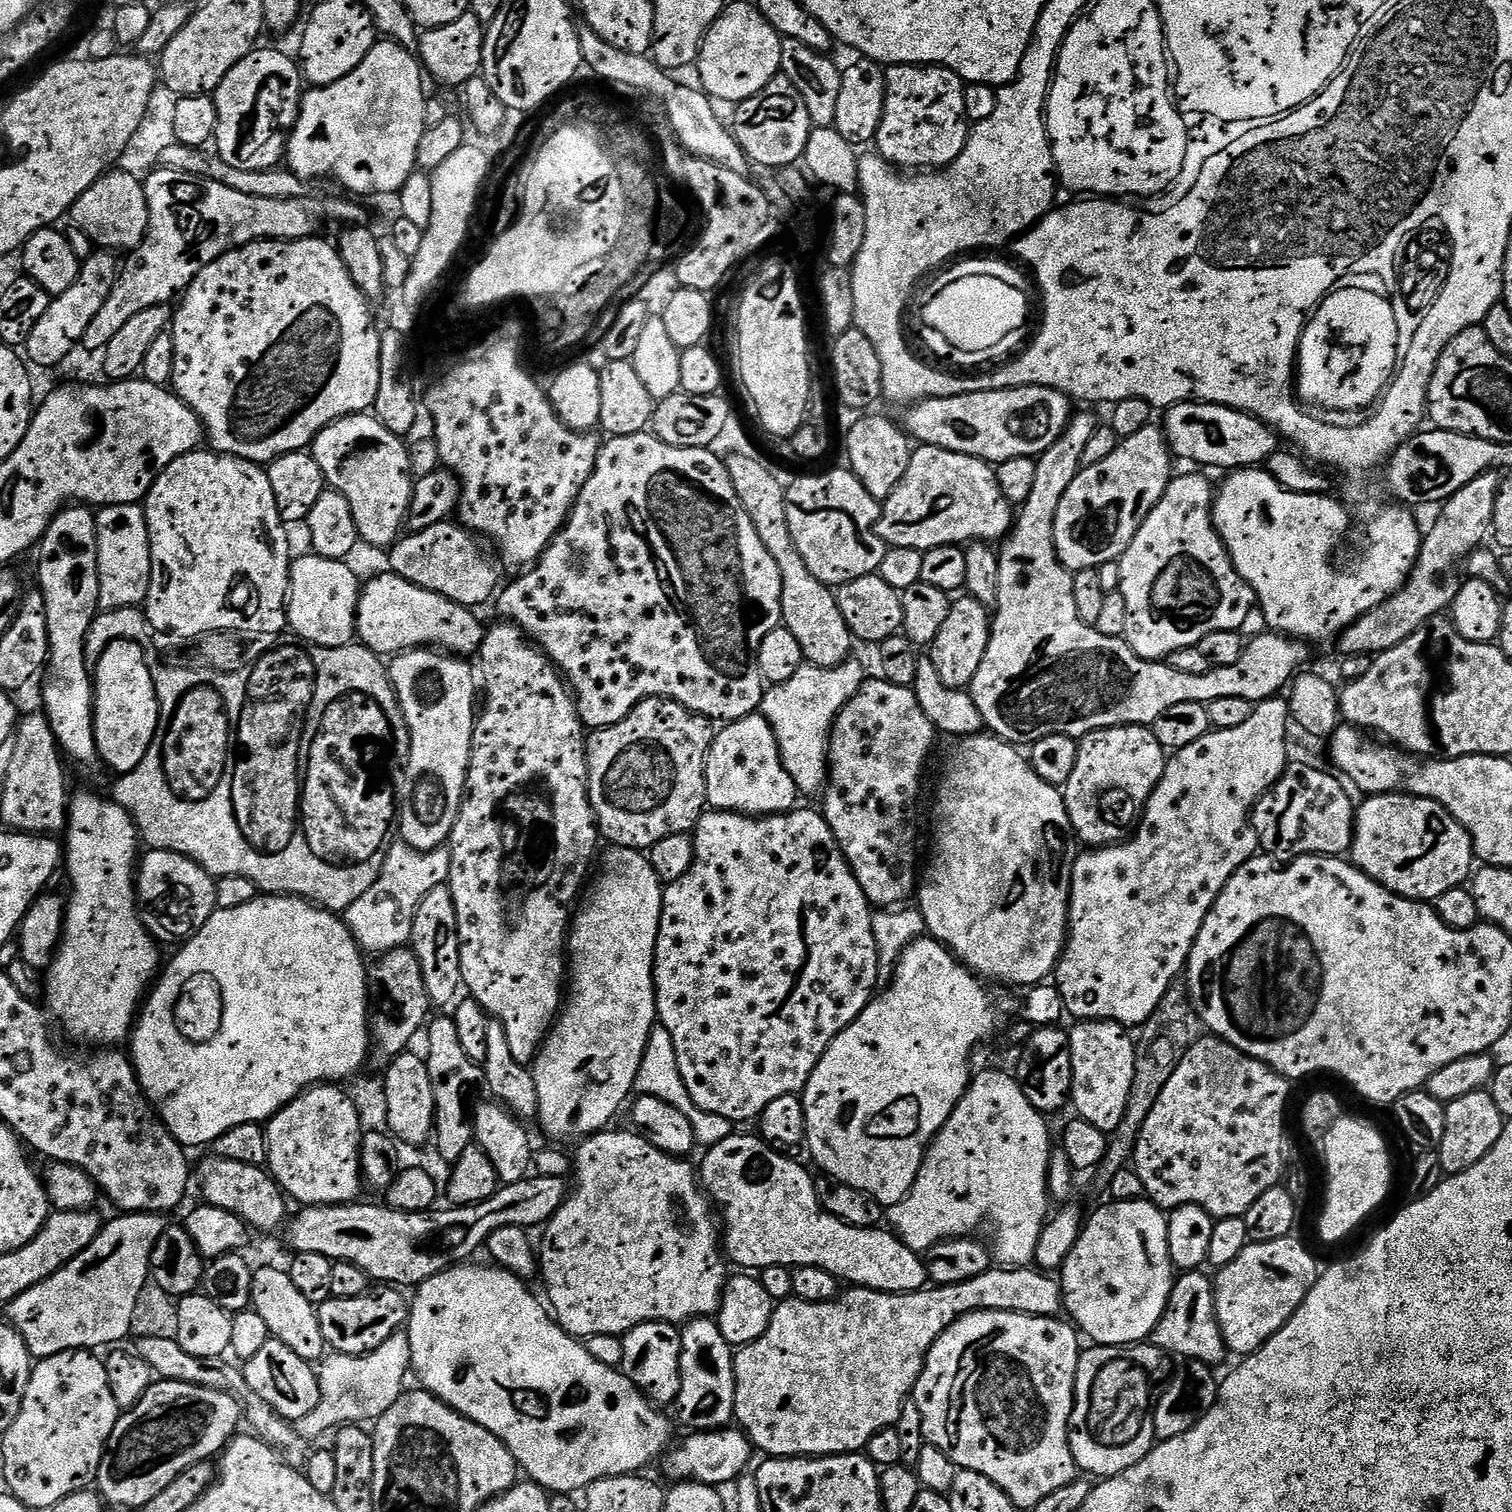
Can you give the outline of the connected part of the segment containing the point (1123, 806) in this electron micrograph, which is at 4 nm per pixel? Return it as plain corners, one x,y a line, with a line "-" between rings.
1125,726
1123,728
1103,728
1079,737
1078,762
1074,762
1074,774
1062,785
1064,805
1072,823
1075,839
1084,846
1103,848
1109,844
1119,844
1128,839
1134,825
1139,821
1148,799
1158,786
1164,773
1166,749
1154,738
1151,727

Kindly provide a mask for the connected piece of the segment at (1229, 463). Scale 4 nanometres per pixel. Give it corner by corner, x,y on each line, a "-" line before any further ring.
1181,402
1163,413
1164,437
1173,457
1209,464
1212,468
1239,470
1267,465
1270,454
1282,444
1281,437
1266,422
1249,412
1227,408
1221,404

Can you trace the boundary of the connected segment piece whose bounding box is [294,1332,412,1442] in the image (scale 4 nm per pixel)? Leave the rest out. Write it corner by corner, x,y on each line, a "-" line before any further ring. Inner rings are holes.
406,1332
392,1335
376,1351
365,1356
348,1356
329,1353
319,1363
318,1406
295,1423
295,1429
306,1442
336,1429
380,1420
403,1395
406,1376
412,1367
412,1339
-
369,1420
369,1422
368,1422

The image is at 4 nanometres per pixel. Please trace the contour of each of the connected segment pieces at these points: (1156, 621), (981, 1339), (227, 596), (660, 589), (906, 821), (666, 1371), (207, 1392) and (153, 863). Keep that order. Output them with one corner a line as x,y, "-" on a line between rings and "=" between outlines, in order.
1188,472
1185,476
1180,476
1180,474
1173,475
1172,481
1166,486
1166,494
1162,494
1158,506
1154,506
1154,510
1150,510
1146,522
1142,522
1138,534
1134,534
1134,542
1130,542
1130,546
1119,559
1121,566
1119,592
1122,594
1122,598
1126,598
1126,610
1128,611
1126,639
1134,650
1134,654
1138,654
1144,660
1160,662
1165,658
1172,657
1175,652
1181,652
1183,648
1197,647
1202,642
1202,638
1206,638
1210,634
1221,632
1222,630
1235,632
1240,629
1242,622
1246,622
1246,614
1250,614
1257,607
1258,601
1255,594
1252,593
1251,586
1240,577
1238,570
1232,565
1232,558
1229,556
1223,540
1220,539
1220,535
1216,533
1216,524
1212,520
1213,503
1214,484
1212,488
1211,482
1206,477
1199,476
1196,472
=
968,1312
958,1317
936,1339
934,1346
928,1352
924,1369
916,1383
914,1404
916,1400
916,1408
920,1411
920,1428
925,1436
923,1439
929,1444
938,1446
942,1454
946,1454
956,1463
957,1469
990,1478
990,1482
997,1484
1020,1510
1024,1508
1035,1510
1038,1502
1042,1502
1042,1498
1054,1494
1054,1490
1062,1490
1062,1486
1066,1486
1078,1476
1076,1459
1068,1441
1068,1434
1072,1422
1072,1407
1076,1404
1076,1375
1082,1343
1080,1344
1081,1337
1077,1329
1071,1323
1063,1324
1062,1321
1063,1319
1050,1316
1027,1316
1021,1312
=
211,450
188,452
161,470
147,496
144,497
142,507
148,523
152,555
152,577
146,601
148,621
156,620
160,628
176,628
177,634
200,632
200,628
288,628
288,593
290,591
288,574
292,571
294,551
292,552
292,544
288,541
289,529
284,519
278,514
278,502
274,498
270,478
261,465
237,456
226,456
223,452
=
648,430
611,437
601,447
594,470
586,486
582,486
582,494
572,507
564,528
552,539
552,545
540,555
538,563
517,575
520,577
513,584
505,583
499,593
500,612
504,615
501,617
517,624
529,640
548,653
553,664
566,677
576,698
580,720
587,729
609,728
622,722
622,718
626,718
638,702
652,696
677,700
682,707
713,722
731,722
751,716
764,701
766,681
758,666
758,650
762,646
762,638
766,638
770,630
781,627
783,578
778,562
774,562
774,558
770,558
770,550
762,546
762,538
758,538
758,530
754,530
754,522
750,522
750,514
746,514
738,498
738,490
734,490
727,463
719,460
714,453
707,448
670,446
=
883,678
865,679
858,694
854,694
840,711
832,727
832,737
828,739
828,779
822,792
822,815
840,843
869,904
877,909
888,910
903,905
903,900
917,891
916,803
920,800
920,779
924,776
924,767
936,738
938,731
923,713
922,706
918,706
918,698
911,687
894,685
=
646,1322
642,1326
634,1326
634,1330
625,1332
622,1337
624,1375
628,1376
630,1382
634,1382
634,1386
657,1406
675,1405
680,1399
680,1387
682,1386
682,1374
680,1373
682,1338
680,1333
681,1329
674,1324
=
157,1379
144,1393
139,1393
132,1407
121,1415
120,1421
114,1426
108,1449
104,1451
104,1460
96,1474
95,1487
109,1505
116,1508
136,1508
143,1510
146,1502
154,1498
186,1466
194,1466
203,1460
219,1457
228,1446
228,1441
237,1435
240,1420
242,1424
242,1405
236,1397
222,1390
214,1390
197,1384
174,1382
173,1380
=
148,850
136,873
136,895
142,919
157,941
187,941
206,926
216,907
216,880
198,862
177,852

